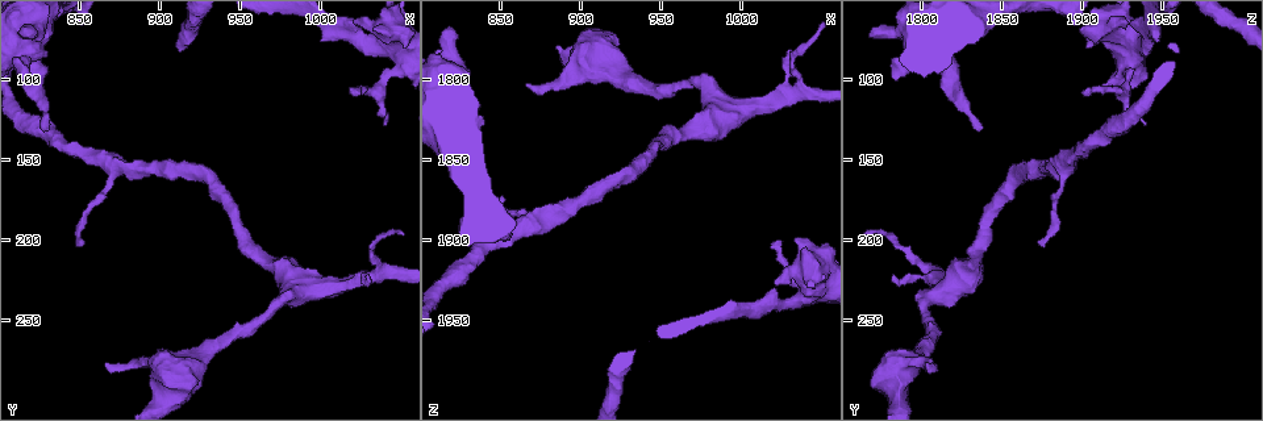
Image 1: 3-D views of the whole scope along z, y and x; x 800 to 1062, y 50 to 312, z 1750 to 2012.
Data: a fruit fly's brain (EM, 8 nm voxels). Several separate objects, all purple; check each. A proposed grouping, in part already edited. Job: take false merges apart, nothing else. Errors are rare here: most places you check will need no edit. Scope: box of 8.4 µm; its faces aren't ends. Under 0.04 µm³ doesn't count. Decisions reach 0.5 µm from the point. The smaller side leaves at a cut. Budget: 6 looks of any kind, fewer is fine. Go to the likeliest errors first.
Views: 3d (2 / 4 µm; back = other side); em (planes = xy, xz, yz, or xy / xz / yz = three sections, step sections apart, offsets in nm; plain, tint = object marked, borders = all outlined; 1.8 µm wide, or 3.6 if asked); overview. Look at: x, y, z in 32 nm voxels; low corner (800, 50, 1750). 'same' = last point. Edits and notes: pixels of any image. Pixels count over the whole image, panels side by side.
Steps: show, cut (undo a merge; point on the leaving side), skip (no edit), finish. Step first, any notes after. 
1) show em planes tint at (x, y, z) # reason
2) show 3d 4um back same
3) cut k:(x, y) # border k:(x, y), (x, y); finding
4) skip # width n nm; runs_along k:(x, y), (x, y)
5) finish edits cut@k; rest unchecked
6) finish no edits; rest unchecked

show em 3.6um planes tint at (1048, 78, 1930) # thick turns thin

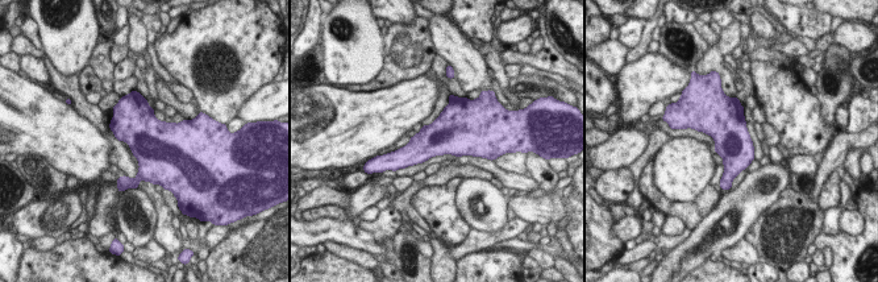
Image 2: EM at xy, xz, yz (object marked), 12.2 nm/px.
skip # continuous, no second neuron

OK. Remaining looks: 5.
show 3d 4um at (982, 234, 1812) # a fork

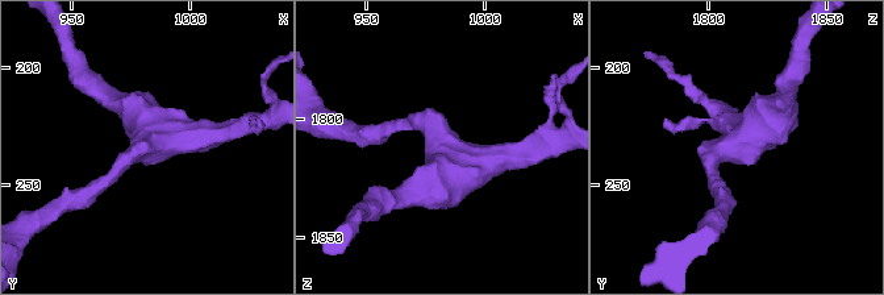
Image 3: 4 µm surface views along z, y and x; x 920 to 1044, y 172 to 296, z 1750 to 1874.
show em 3.6um xz step 8 tint at (982, 233, 1813) # arms 3; arm_widths 190, 340, 340 nm

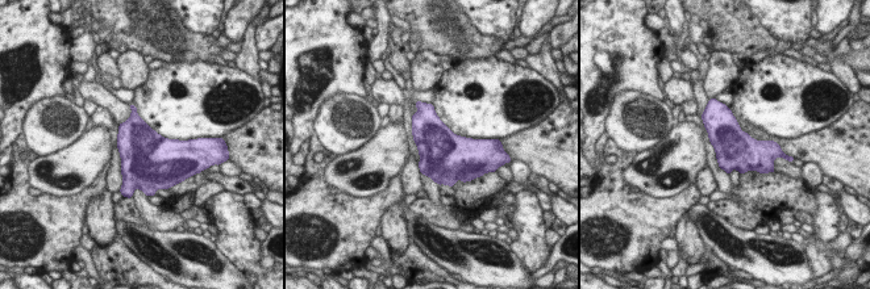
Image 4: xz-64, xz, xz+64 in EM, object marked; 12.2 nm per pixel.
skip # width 480 nm; all the same neuron

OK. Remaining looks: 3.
show 3d 4um at (916, 278, 1792) # sudden change in width

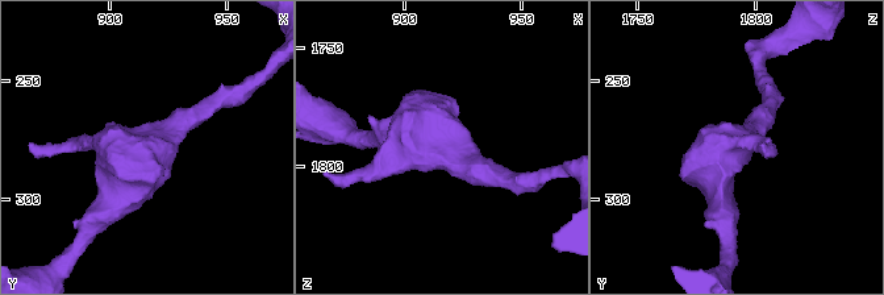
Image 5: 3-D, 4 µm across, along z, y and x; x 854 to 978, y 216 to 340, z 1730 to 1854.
show em planes plain at (916, 277, 1791) # need the tissue

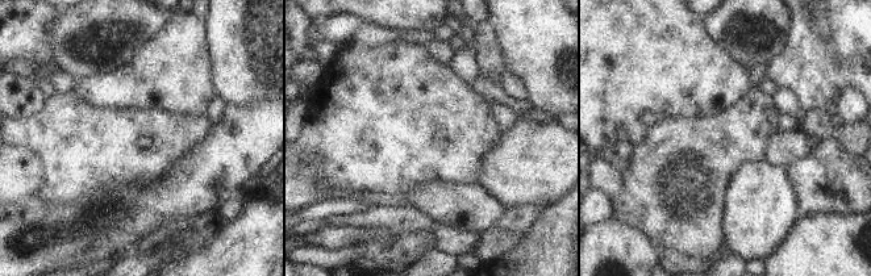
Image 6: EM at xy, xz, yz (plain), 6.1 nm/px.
show em planes tint same # with the object marked

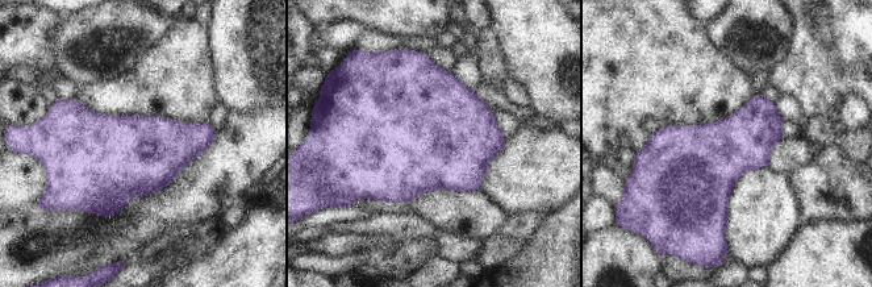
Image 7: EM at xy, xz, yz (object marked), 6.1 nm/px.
skip # all the same neuron

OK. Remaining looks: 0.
finish no edits; rest unchecked

